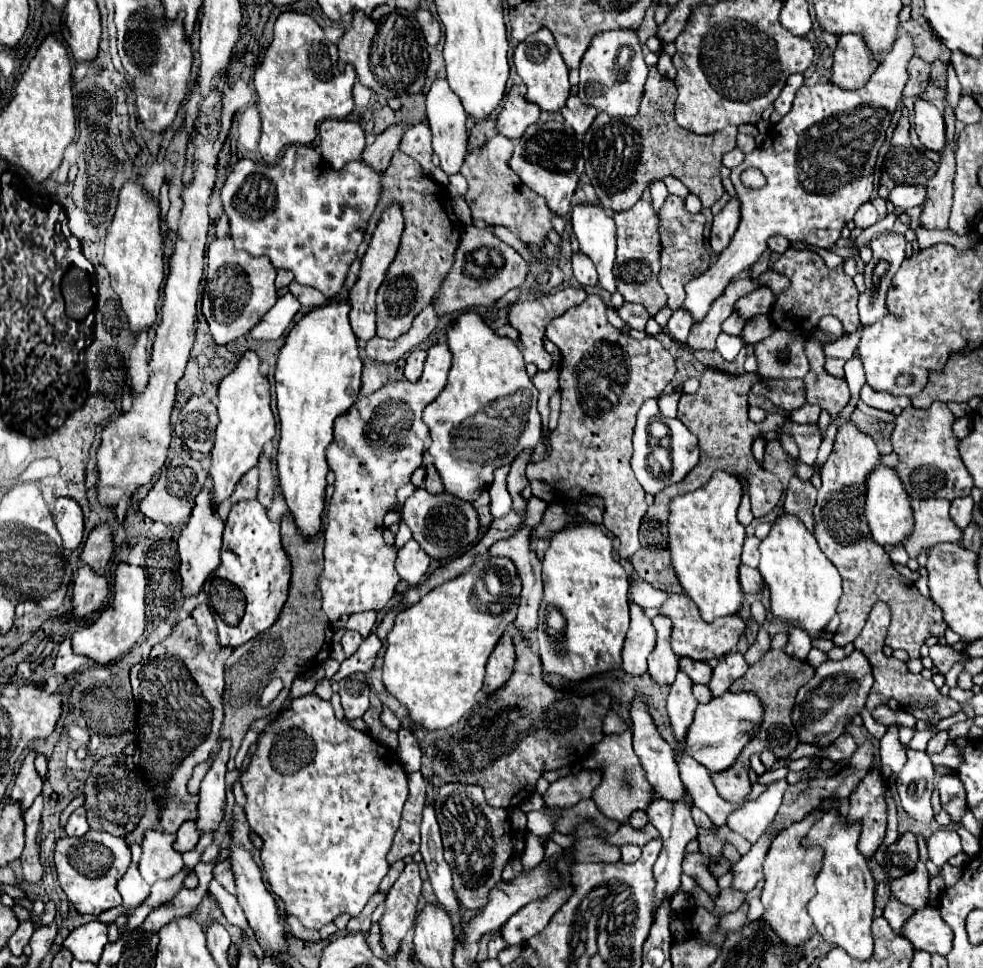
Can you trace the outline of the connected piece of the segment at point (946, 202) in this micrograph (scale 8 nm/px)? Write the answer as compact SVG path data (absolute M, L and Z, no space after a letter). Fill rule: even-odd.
M945 101L945 127L947 127L947 145L941 153L937 175L927 183L927 197L921 213L923 229L949 229L951 215L951 197L953 197L953 175L955 175L955 115L951 105Z

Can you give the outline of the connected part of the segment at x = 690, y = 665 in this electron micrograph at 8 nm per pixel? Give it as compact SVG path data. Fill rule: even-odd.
M681 657L679 667L691 677L693 685L697 685L697 683L705 685L711 679L711 667L707 663L703 663L703 661L691 661L689 657Z

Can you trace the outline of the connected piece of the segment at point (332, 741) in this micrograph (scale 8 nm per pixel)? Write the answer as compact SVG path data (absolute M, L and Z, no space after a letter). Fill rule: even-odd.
M303 695L293 699L291 707L259 735L251 763L239 781L247 795L249 827L263 839L261 863L267 883L283 901L285 913L295 915L307 929L321 929L341 913L359 915L387 875L385 855L409 795L407 775L395 751L385 751L367 733L339 721L329 701Z

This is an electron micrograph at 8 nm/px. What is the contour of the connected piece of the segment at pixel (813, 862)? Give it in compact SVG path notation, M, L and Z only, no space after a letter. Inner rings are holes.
M821 813L807 815L803 821L789 825L775 837L771 849L763 863L765 887L761 891L761 901L765 907L763 921L771 927L771 931L789 947L801 947L811 941L813 921L807 913L807 903L815 895L815 877L821 867L821 849L819 847L801 847L801 839L807 835L811 825L821 817Z

